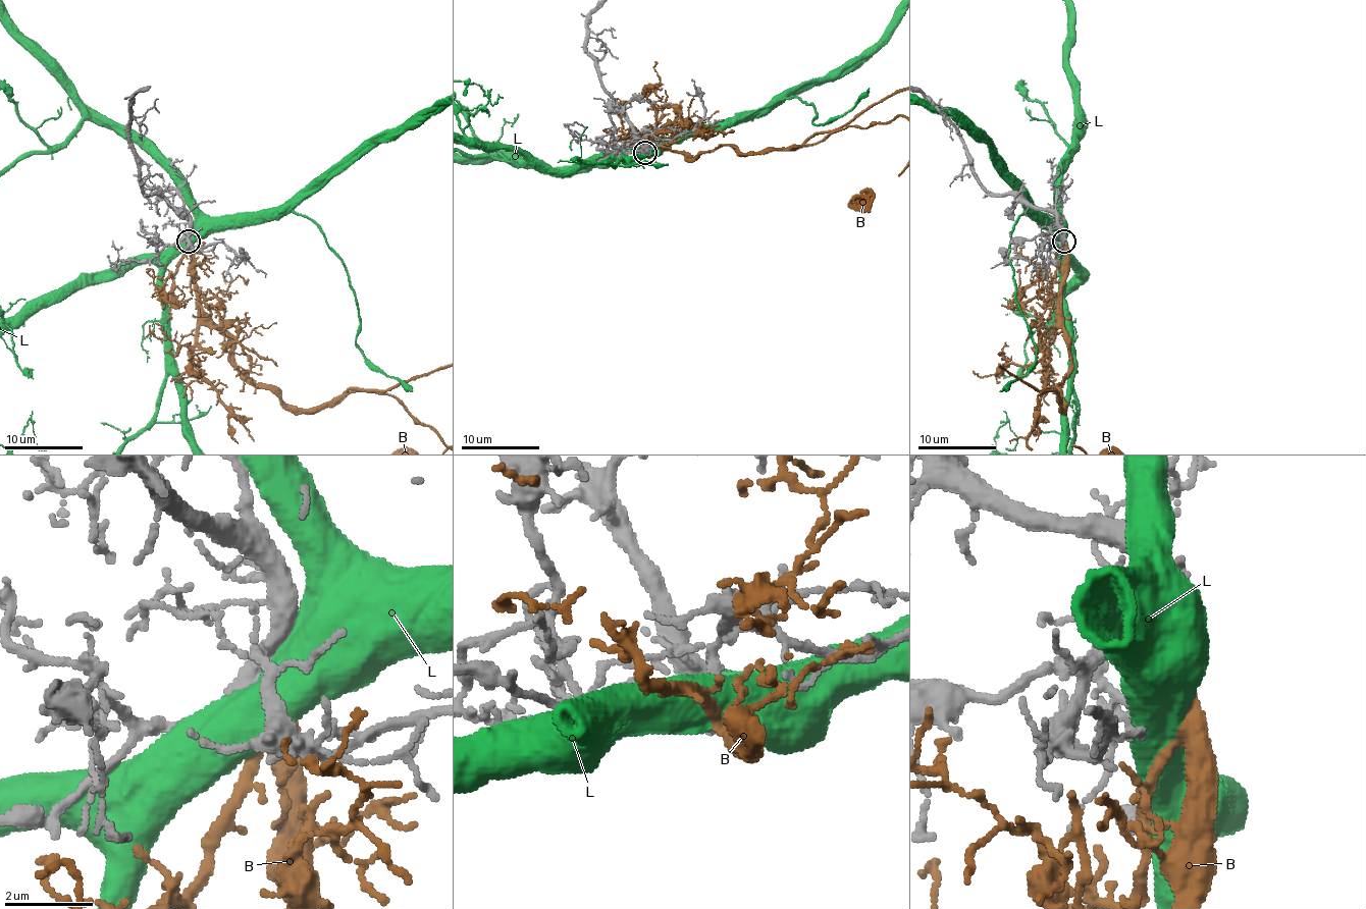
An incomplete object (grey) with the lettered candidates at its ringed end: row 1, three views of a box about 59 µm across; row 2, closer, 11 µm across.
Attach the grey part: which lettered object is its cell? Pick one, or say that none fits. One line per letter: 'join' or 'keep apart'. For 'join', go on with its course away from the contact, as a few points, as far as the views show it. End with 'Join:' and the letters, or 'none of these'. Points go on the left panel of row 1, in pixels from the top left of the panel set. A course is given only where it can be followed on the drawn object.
B: join | via (190, 241), (200, 308), (229, 337), (231, 363), (298, 409), (386, 392)
L: keep apart
Join: B

